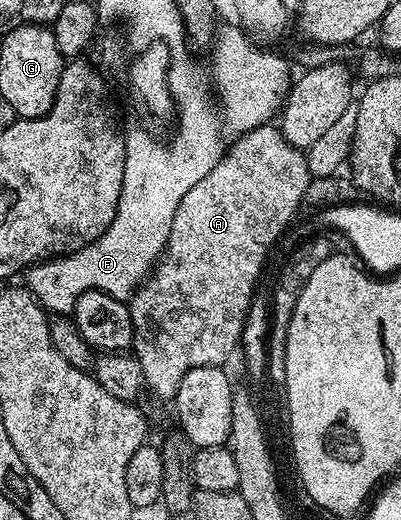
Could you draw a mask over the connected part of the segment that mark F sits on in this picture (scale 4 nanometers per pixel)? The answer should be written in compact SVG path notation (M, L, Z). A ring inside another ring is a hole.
M235 29L228 30L225 34L223 31L214 42L216 55L212 58L212 86L216 89L217 100L220 101L221 115L212 103L208 82L200 75L199 68L188 58L173 57L168 63L168 87L174 103L176 135L169 140L168 146L163 146L158 139L151 138L144 130L129 133L124 139L126 168L122 172L122 196L118 200L118 208L110 228L106 228L102 237L81 250L74 250L58 258L41 260L35 266L23 271L23 285L36 297L36 301L49 315L71 315L78 296L82 296L82 292L87 290L101 290L121 300L131 299L133 292L151 274L153 266L160 261L164 245L168 243L174 212L182 196L186 196L186 192L190 192L190 188L194 188L194 184L198 184L198 180L202 180L202 176L206 176L206 172L210 172L210 168L214 168L214 164L218 164L220 157L224 155L226 149L226 142L223 142L224 126L232 136L239 136L245 134L247 130L271 123L274 115L283 107L294 81L293 67L289 59L285 55L284 59L280 54L271 54L268 51L271 49L253 44L243 29Z

